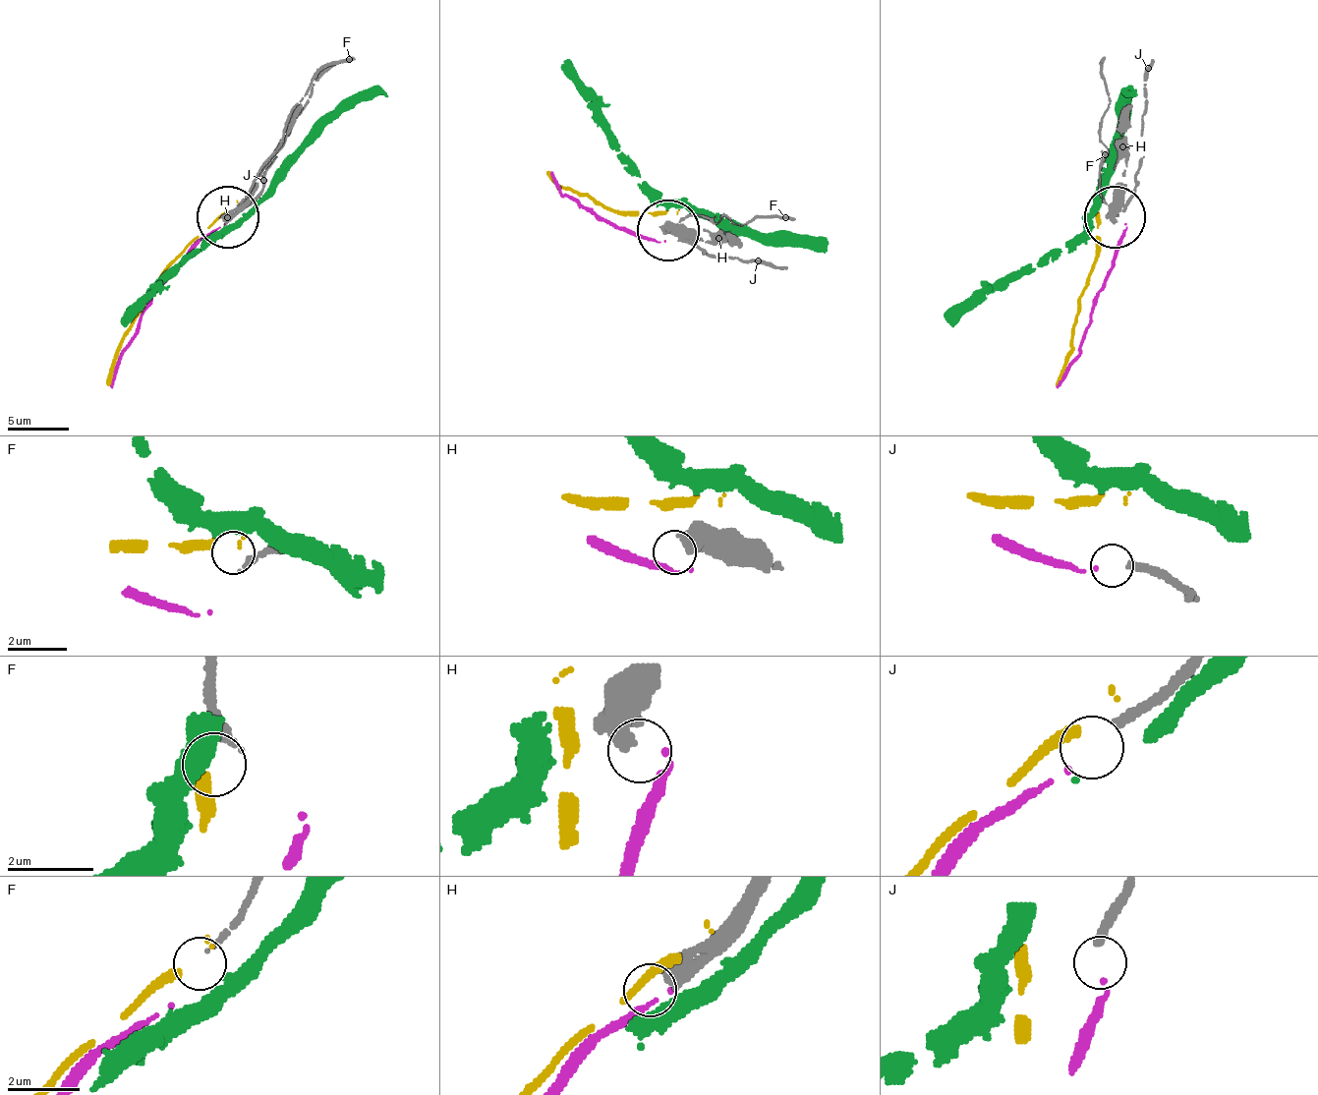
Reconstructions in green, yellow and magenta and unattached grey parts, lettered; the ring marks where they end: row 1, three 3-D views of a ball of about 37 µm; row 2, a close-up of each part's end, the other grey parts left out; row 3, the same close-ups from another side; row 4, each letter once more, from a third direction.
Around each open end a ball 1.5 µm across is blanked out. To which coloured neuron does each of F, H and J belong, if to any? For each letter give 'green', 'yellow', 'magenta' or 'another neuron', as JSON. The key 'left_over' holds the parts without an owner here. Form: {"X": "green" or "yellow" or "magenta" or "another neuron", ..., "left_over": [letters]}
{"F": "another neuron", "H": "another neuron", "J": "magenta", "left_over": ["F", "H"]}

